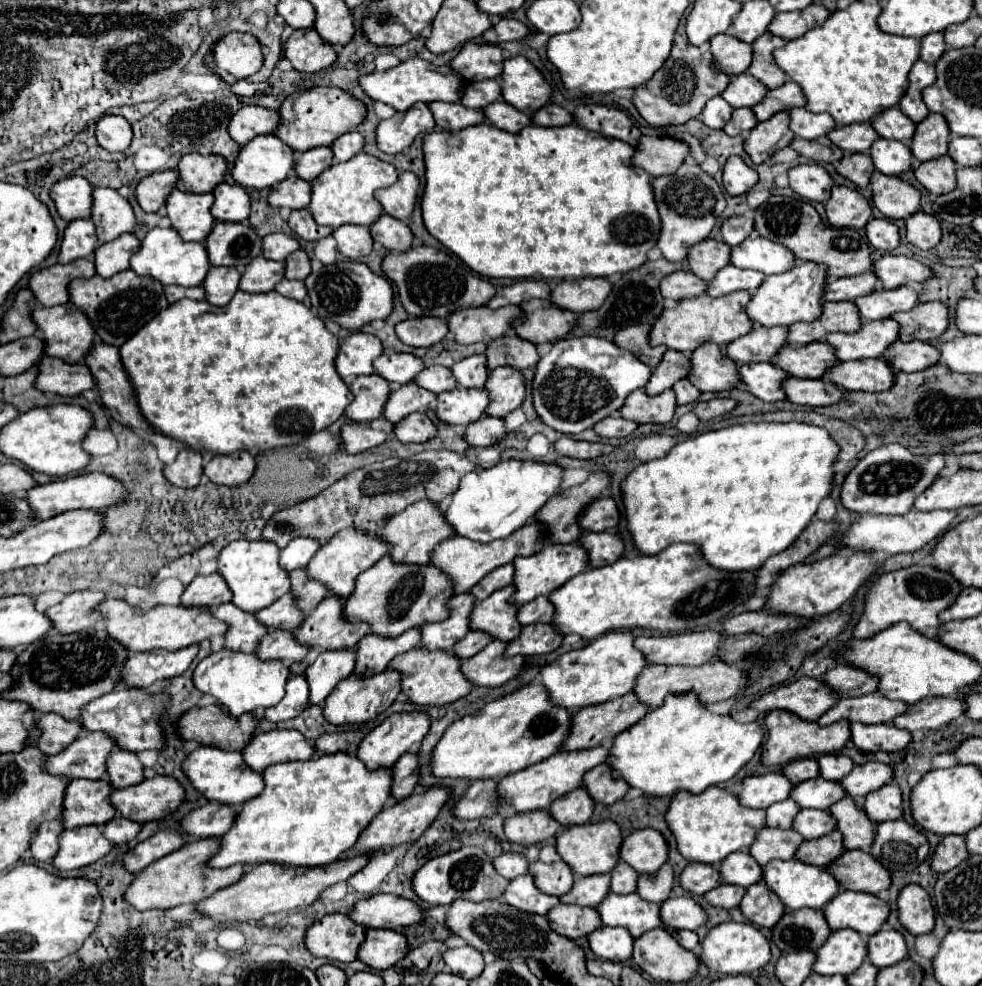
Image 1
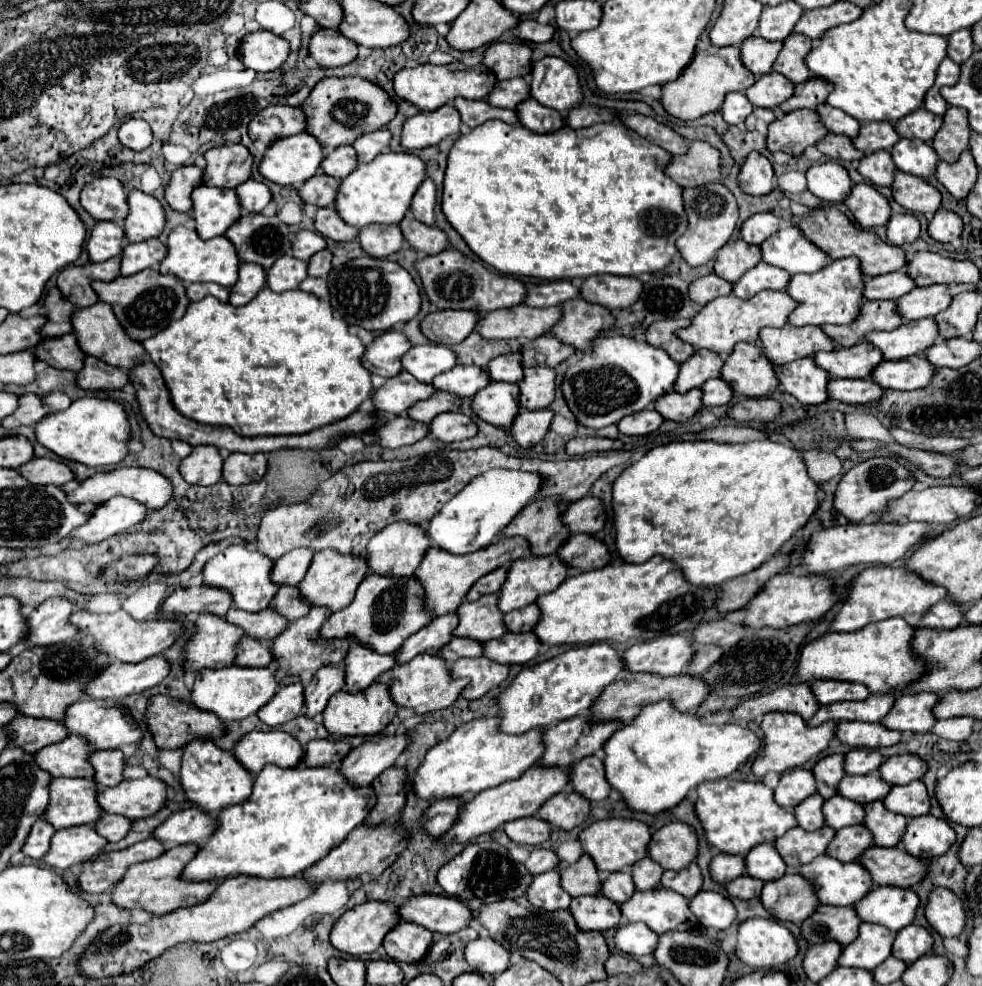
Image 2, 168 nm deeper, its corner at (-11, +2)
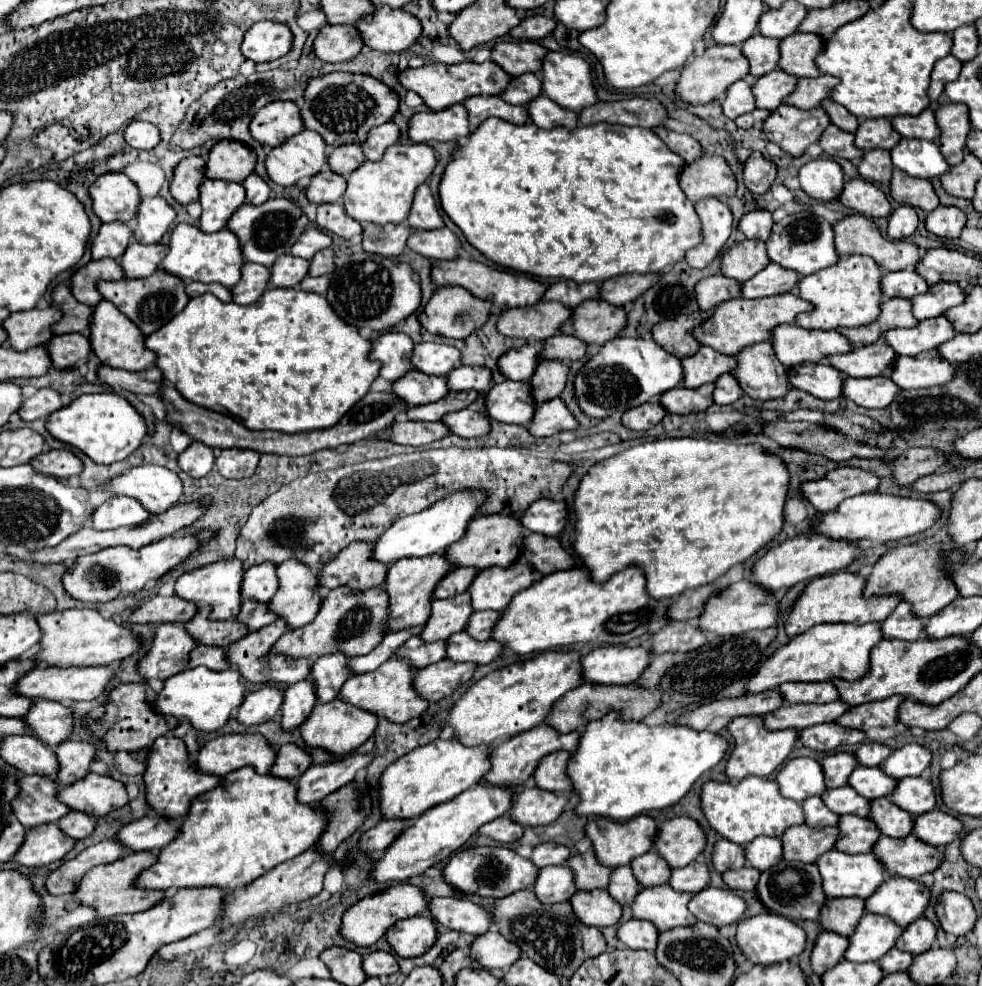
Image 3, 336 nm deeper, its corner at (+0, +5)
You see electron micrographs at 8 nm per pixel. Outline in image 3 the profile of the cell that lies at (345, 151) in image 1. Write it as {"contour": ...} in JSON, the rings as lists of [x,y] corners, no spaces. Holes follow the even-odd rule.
{"contour":[[[388,121],[388,123],[384,123],[384,125],[380,125],[380,127],[376,127],[376,129],[372,129],[368,133],[366,143],[362,143],[364,155],[370,161],[380,161],[384,151],[390,145],[398,143],[398,139],[400,139],[400,127],[396,123],[392,123],[392,121]]]}

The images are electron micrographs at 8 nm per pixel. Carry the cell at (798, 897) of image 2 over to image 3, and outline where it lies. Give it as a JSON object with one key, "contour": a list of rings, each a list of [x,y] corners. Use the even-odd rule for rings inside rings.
{"contour":[[[782,859],[780,863],[776,863],[774,867],[766,869],[758,881],[758,897],[760,901],[770,909],[776,911],[792,921],[800,921],[800,919],[818,919],[820,917],[820,909],[824,905],[824,901],[828,899],[822,891],[822,881],[820,881],[820,873],[816,869],[814,863],[800,863],[800,861],[786,861]],[[784,897],[790,897],[790,903],[784,903]]]}

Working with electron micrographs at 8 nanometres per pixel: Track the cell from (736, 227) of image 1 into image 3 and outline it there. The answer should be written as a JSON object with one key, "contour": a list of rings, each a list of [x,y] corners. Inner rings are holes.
{"contour":[[[756,209],[756,211],[750,211],[746,213],[740,223],[738,223],[738,229],[740,233],[746,237],[746,239],[762,239],[766,241],[770,237],[770,231],[772,231],[772,213],[770,211],[762,211],[762,209]]]}

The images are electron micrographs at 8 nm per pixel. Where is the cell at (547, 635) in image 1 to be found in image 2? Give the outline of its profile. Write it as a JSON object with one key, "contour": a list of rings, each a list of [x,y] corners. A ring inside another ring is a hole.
{"contour":[[[507,632],[499,640],[485,642],[485,656],[499,664],[527,664],[539,654],[541,642],[533,632],[513,634]]]}

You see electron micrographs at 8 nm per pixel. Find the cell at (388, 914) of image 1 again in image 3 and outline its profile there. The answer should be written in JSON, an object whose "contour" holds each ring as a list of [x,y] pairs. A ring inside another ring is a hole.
{"contour":[[[432,897],[428,905],[432,917],[448,929],[482,935],[492,927],[492,913],[484,911],[478,903],[454,897]]]}

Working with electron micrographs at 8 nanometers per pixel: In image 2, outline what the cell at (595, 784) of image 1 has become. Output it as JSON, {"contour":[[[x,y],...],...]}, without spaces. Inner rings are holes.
{"contour":[[[587,756],[571,766],[571,786],[589,800],[607,800],[611,794],[603,776],[603,762],[597,756]]]}

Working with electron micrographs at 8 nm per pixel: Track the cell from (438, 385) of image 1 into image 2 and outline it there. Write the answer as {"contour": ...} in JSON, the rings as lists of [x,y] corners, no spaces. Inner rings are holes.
{"contour":[[[455,366],[451,372],[443,372],[443,376],[435,376],[431,384],[435,384],[437,390],[445,390],[455,396],[475,396],[479,388],[487,386],[491,382],[489,376],[485,376],[485,370],[479,366]]]}

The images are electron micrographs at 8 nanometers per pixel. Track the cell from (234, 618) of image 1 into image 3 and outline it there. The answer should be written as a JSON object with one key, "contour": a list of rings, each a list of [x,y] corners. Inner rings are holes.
{"contour":[[[158,625],[150,649],[138,659],[138,673],[146,681],[166,681],[168,677],[186,669],[190,651],[194,647],[196,643],[192,637],[188,637],[184,625]]]}

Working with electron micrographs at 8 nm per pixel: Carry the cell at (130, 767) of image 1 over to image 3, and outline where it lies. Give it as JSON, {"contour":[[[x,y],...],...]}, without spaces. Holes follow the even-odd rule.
{"contour":[[[68,739],[64,741],[64,745],[56,745],[56,759],[60,759],[60,773],[56,773],[54,781],[60,787],[72,785],[90,771],[90,763],[94,759],[94,745]]]}

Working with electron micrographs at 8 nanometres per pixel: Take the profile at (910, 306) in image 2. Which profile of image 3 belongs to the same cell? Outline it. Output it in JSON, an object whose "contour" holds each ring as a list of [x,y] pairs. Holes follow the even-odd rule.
{"contour":[[[940,283],[930,287],[928,293],[922,293],[912,299],[914,303],[914,317],[922,319],[932,319],[944,315],[948,309],[962,305],[966,297],[966,291],[956,285],[956,283]]]}

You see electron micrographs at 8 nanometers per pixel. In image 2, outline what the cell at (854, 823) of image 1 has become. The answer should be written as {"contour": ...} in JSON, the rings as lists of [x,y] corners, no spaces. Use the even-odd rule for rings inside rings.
{"contour":[[[879,800],[865,804],[863,808],[865,808],[863,826],[869,828],[869,832],[873,834],[873,844],[883,846],[883,848],[897,846],[905,832],[907,818],[901,814],[889,812]]]}

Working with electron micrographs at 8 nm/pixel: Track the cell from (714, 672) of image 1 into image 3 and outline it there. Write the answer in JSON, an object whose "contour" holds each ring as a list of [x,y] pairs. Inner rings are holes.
{"contour":[[[580,683],[576,689],[568,691],[548,713],[546,723],[552,725],[560,733],[572,733],[576,729],[582,729],[590,721],[596,721],[604,717],[610,711],[618,711],[622,721],[642,721],[648,713],[652,713],[660,705],[660,691],[646,691],[640,687],[630,687],[630,685],[594,685],[594,683]]]}

